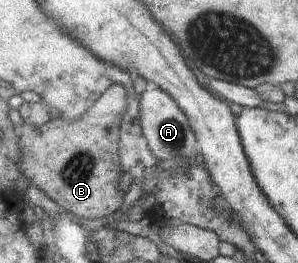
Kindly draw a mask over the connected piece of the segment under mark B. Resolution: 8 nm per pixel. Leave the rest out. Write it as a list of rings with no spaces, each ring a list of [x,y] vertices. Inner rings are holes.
[[[116,84],[84,117],[74,122],[53,118],[42,126],[23,123],[20,133],[24,146],[24,176],[76,217],[94,220],[118,212],[126,193],[120,188],[125,177],[120,164],[120,133],[122,116],[128,110],[128,104],[126,87]]]

